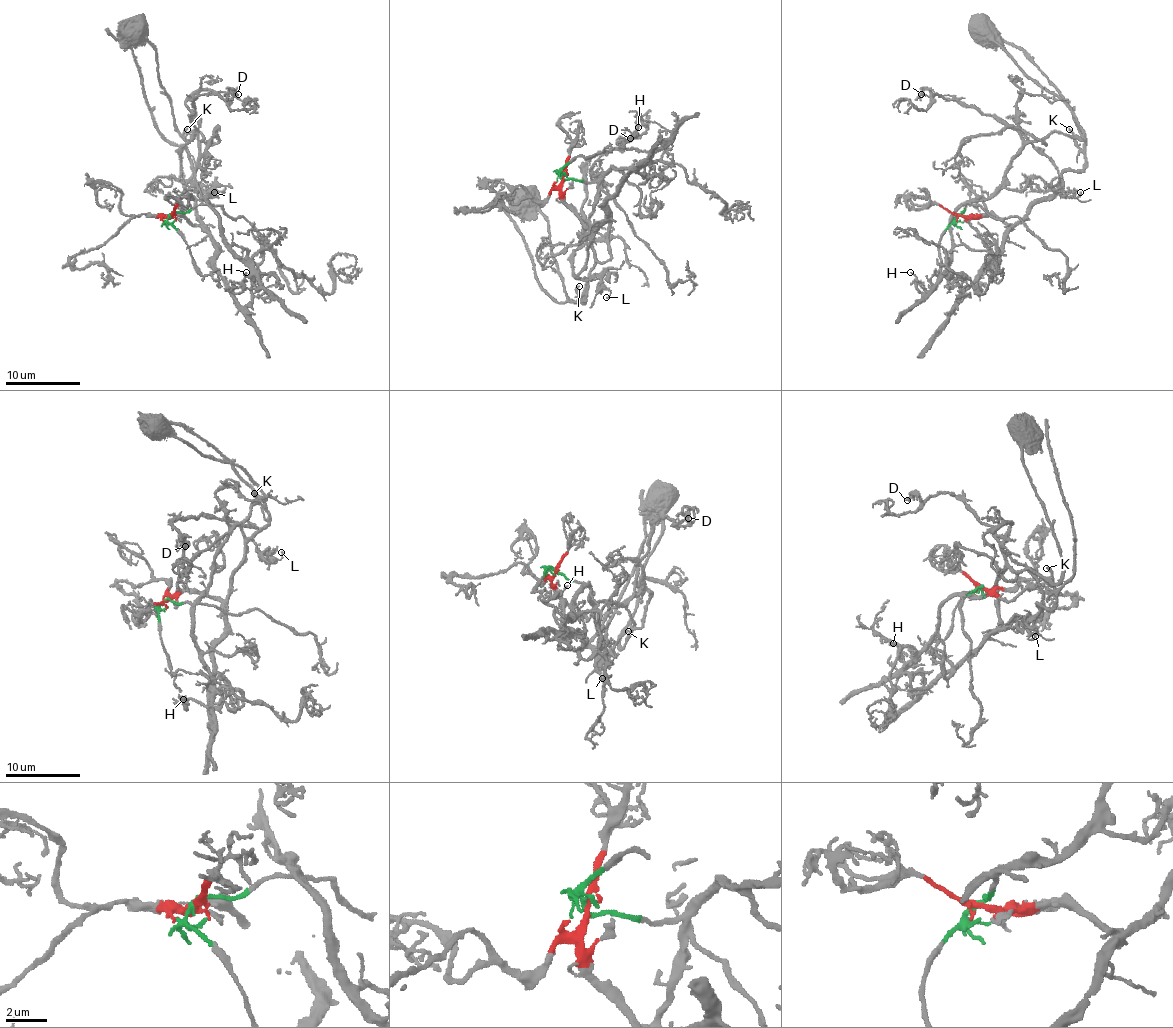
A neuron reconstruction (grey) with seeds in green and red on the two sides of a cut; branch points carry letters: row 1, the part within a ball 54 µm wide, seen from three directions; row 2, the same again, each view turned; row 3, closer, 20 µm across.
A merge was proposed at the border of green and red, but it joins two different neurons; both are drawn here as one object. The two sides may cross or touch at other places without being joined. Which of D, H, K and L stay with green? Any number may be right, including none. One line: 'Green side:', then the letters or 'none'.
Green side: D, H

